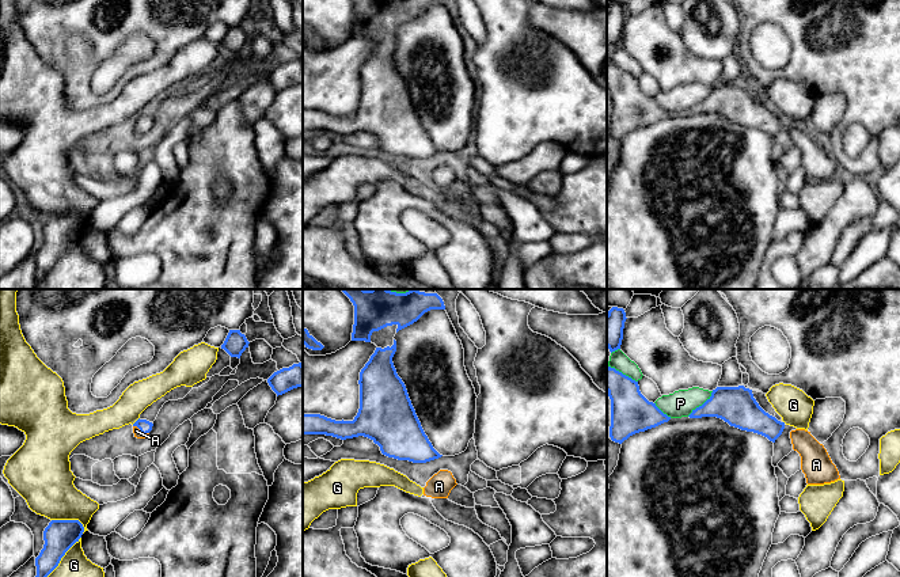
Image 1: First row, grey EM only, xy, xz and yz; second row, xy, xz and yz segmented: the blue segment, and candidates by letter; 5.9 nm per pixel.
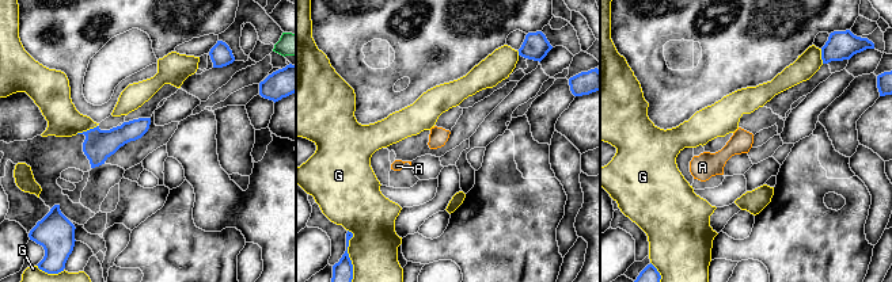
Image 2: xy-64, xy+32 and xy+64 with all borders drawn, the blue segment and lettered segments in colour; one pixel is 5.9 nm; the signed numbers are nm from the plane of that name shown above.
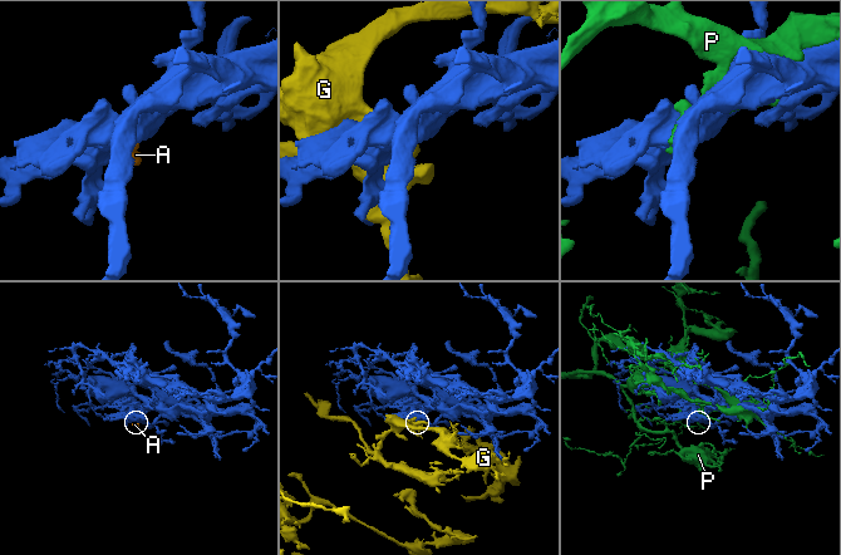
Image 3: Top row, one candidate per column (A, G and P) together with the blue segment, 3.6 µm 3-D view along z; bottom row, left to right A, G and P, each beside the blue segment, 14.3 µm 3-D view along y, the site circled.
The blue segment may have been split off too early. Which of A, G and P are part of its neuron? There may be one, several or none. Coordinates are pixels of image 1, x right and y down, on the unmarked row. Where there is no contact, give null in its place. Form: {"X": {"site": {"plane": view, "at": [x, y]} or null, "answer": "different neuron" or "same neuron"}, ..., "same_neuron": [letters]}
{"A": {"site": {"plane": "xy", "at": [141, 128]}, "answer": "same neuron"}, "G": {"site": {"plane": "xy", "at": [59, 258]}, "answer": "different neuron"}, "P": {"site": {"plane": "yz", "at": [702, 101]}, "answer": "different neuron"}, "same_neuron": ["A"]}

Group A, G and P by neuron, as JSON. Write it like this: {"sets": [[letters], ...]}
{"sets": [["A"], ["G"], ["P"]]}

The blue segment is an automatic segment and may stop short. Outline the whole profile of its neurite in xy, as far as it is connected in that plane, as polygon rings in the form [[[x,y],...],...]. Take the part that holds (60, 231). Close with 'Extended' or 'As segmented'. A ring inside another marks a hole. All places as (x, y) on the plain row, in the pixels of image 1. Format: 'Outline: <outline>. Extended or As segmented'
Outline: [[[52,216],[43,227],[43,244],[35,254],[35,280],[41,281],[45,274],[58,262],[65,248],[81,234],[84,223],[79,216]]]. As segmented

